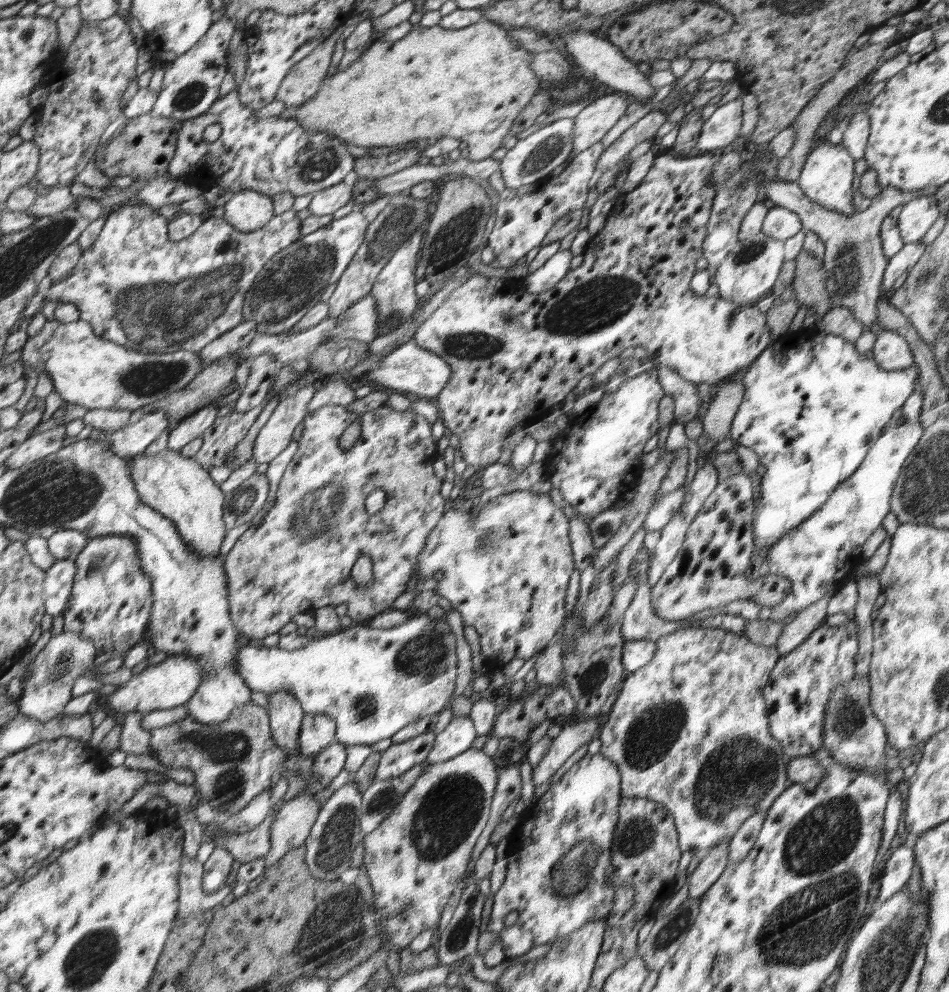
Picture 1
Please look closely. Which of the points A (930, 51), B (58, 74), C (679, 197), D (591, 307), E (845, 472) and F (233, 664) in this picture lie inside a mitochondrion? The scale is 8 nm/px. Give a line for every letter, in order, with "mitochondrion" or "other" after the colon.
A: other
B: other
C: other
D: mitochondrion
E: other
F: other

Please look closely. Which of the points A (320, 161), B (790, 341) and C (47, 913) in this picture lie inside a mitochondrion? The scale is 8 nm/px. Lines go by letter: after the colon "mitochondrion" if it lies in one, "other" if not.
A: mitochondrion
B: other
C: other

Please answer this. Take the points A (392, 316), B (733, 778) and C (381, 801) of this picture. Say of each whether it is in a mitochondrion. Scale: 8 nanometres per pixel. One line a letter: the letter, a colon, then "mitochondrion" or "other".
A: mitochondrion
B: mitochondrion
C: mitochondrion

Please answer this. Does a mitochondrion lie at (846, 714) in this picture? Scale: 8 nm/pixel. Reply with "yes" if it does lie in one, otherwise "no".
yes

